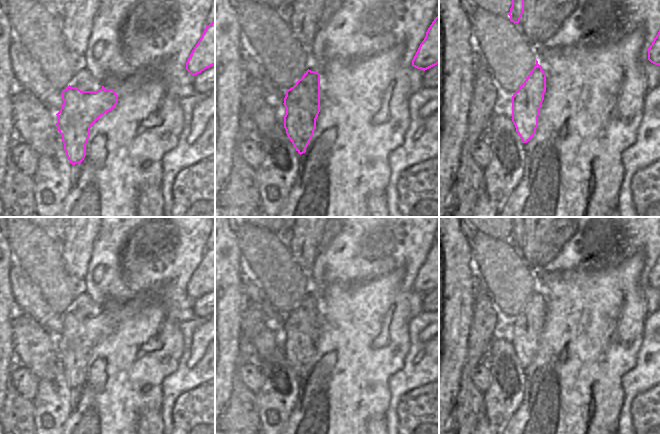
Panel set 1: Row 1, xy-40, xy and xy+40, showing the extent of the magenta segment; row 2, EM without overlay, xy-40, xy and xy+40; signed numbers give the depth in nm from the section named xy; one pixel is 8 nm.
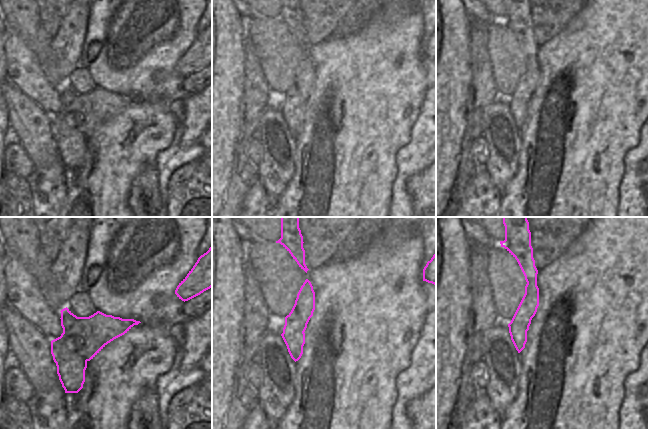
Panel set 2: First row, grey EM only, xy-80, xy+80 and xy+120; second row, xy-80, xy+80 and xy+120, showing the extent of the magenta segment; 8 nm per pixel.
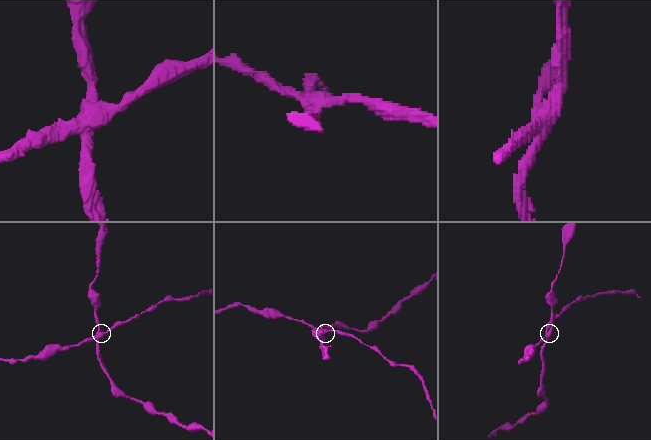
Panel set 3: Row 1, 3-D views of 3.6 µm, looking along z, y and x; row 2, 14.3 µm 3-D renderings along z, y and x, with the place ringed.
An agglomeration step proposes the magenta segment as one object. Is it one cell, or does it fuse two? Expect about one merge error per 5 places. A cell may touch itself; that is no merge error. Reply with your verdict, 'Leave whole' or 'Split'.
Split.

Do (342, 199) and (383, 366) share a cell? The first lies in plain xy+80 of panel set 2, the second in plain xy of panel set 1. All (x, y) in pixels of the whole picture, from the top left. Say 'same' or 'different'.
same

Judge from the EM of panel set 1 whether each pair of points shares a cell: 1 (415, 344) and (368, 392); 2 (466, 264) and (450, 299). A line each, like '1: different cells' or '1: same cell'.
1: different cells
2: same cell

